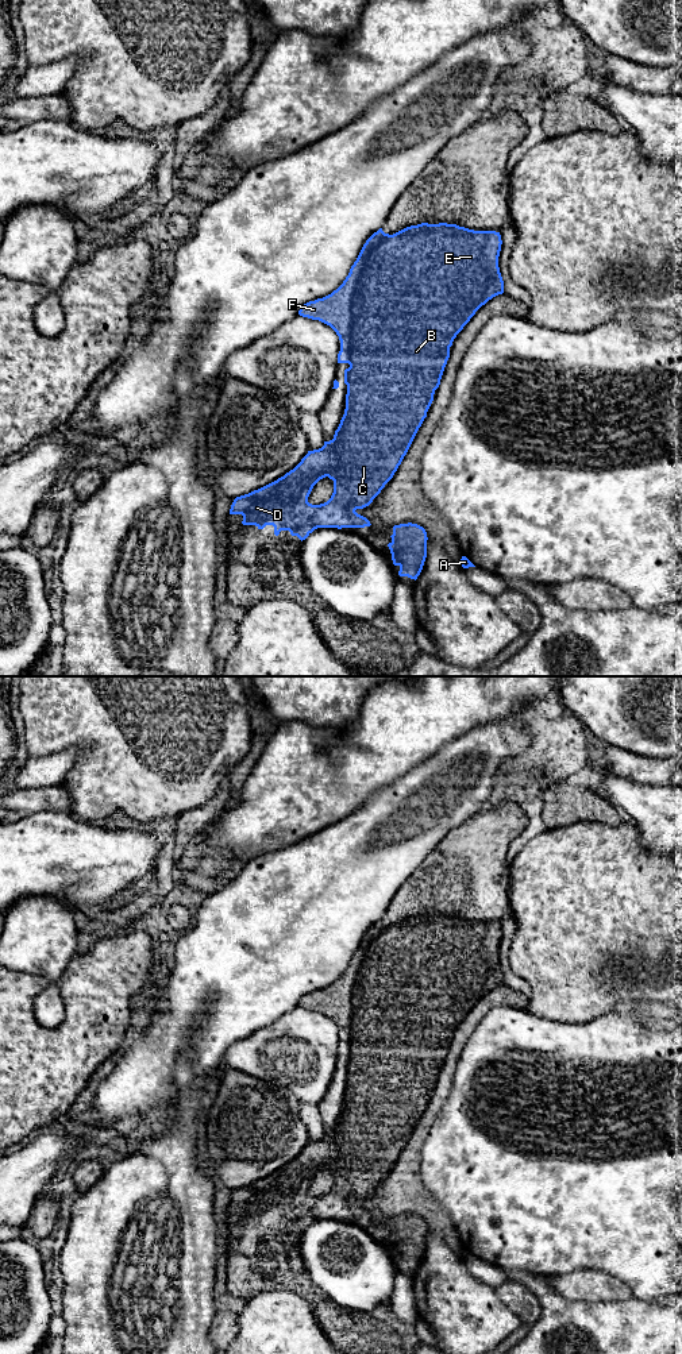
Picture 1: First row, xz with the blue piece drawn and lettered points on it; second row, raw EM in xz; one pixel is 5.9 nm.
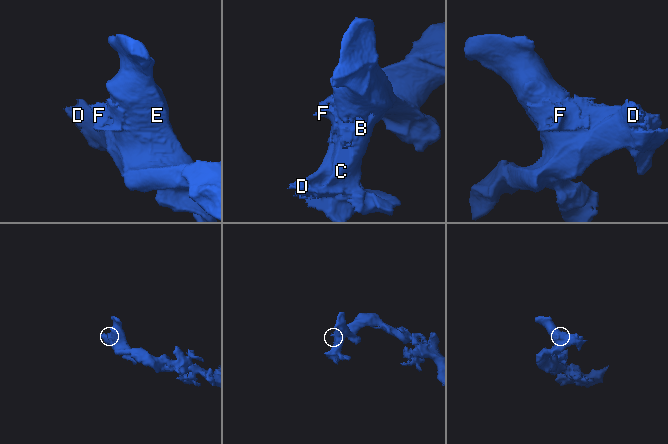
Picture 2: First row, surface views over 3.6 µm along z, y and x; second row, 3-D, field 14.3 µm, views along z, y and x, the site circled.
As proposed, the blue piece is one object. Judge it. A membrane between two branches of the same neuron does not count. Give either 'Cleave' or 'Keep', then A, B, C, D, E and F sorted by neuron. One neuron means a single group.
Cleave. Groups: A B C D E / F

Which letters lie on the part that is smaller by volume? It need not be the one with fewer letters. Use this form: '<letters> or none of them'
F

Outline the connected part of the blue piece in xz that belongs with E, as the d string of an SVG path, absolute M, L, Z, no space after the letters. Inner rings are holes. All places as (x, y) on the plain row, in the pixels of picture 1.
M447 914L411 917L378 936L366 950L352 992L350 1073L344 1106L334 1130L324 1133L319 1141L308 1142L293 1161L277 1172L236 1188L230 1206L242 1206L243 1216L255 1216L258 1220L273 1216L276 1227L281 1222L289 1222L301 1233L317 1219L370 1218L370 1212L355 1201L369 1197L401 1156L427 1108L456 1026L482 996L504 984L498 958L501 936L500 923L474 922ZM325 1168L334 1172L331 1189L320 1196L309 1195L313 1177Z

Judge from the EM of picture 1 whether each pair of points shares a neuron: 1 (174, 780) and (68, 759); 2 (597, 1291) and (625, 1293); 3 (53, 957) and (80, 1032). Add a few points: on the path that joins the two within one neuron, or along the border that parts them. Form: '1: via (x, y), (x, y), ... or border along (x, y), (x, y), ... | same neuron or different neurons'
1: border along (80, 745), (83, 752), (60, 784) | different neurons
2: via (604, 1291), (619, 1291) | same neuron
3: border along (80, 953), (66, 965), (56, 983) | different neurons

